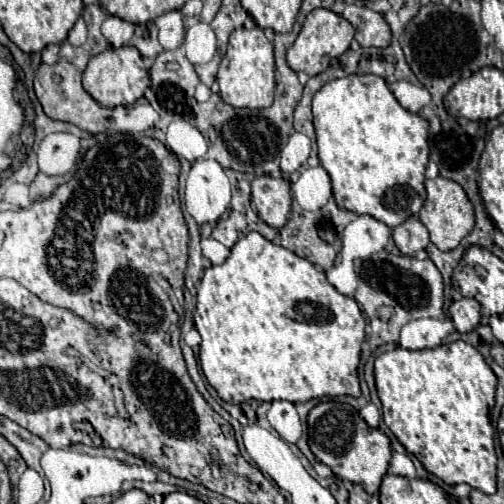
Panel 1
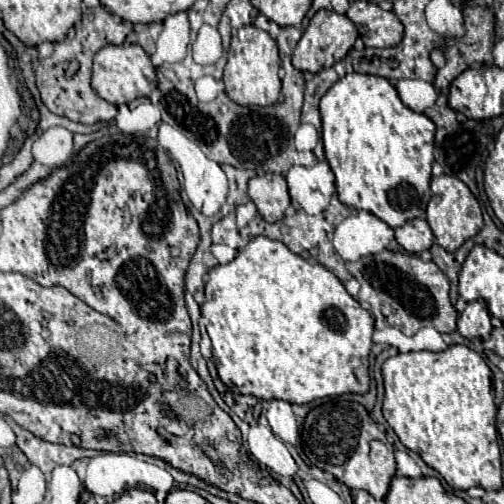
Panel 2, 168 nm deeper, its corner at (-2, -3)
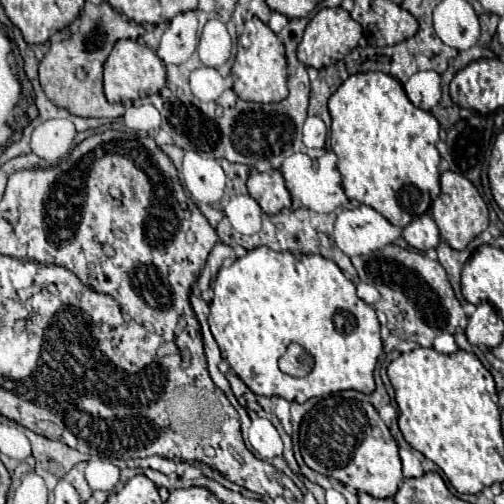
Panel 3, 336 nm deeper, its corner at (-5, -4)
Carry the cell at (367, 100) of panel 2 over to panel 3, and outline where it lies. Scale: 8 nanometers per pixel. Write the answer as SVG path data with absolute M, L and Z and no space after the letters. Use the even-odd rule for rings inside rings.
M364 72L344 80L340 88L330 96L328 110L332 116L330 146L338 156L336 166L342 174L342 186L348 200L374 208L398 228L404 228L410 224L410 220L426 214L432 200L440 194L440 154L436 150L440 132L438 120L430 112L416 108L408 100L402 84L384 72Z

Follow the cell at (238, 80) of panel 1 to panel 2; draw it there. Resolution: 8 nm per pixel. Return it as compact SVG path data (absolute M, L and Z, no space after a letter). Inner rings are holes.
M243 25L233 33L229 57L223 73L225 93L239 105L273 105L281 95L281 79L279 79L279 49L275 39L269 37L267 31L257 29L255 25Z

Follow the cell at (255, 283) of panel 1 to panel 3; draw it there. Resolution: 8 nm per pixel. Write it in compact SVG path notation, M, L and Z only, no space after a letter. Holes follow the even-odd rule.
M258 246L254 250L250 250L244 258L236 258L232 266L228 268L222 268L216 276L216 284L214 284L214 298L212 298L212 304L210 304L210 316L208 316L208 324L210 324L210 330L220 346L220 352L222 352L222 358L230 364L230 368L236 372L236 376L258 396L280 396L280 398L286 398L288 402L306 402L310 398L316 398L316 396L326 396L326 394L334 394L334 392L342 392L342 390L358 390L362 394L372 394L374 392L374 368L376 368L376 362L378 362L378 356L382 354L382 340L380 340L380 324L378 324L378 318L376 318L376 312L370 304L362 302L358 296L356 296L356 288L354 284L342 274L342 270L326 260L324 256L320 254L314 254L310 256L310 264L306 260L296 260L292 258L290 254L286 252L276 252L276 250L270 250L268 246ZM288 344L300 344L302 348L306 348L312 356L314 356L314 368L308 376L304 378L294 378L294 376L288 376L284 374L280 368L278 368L278 358L286 352L286 346Z

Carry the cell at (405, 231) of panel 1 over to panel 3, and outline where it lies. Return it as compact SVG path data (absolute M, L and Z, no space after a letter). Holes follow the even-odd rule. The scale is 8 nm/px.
M422 214L418 218L414 218L404 230L402 230L402 236L404 240L420 250L420 252L426 252L428 248L436 248L438 242L440 242L440 234L438 234L438 226L436 222L432 220L430 214Z

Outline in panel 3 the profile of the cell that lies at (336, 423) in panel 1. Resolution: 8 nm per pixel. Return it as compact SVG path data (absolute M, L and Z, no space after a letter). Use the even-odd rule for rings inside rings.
M338 394L320 400L302 418L300 450L312 470L332 476L356 492L366 492L374 498L392 498L404 478L402 464L390 430L374 412L370 402L344 400Z

